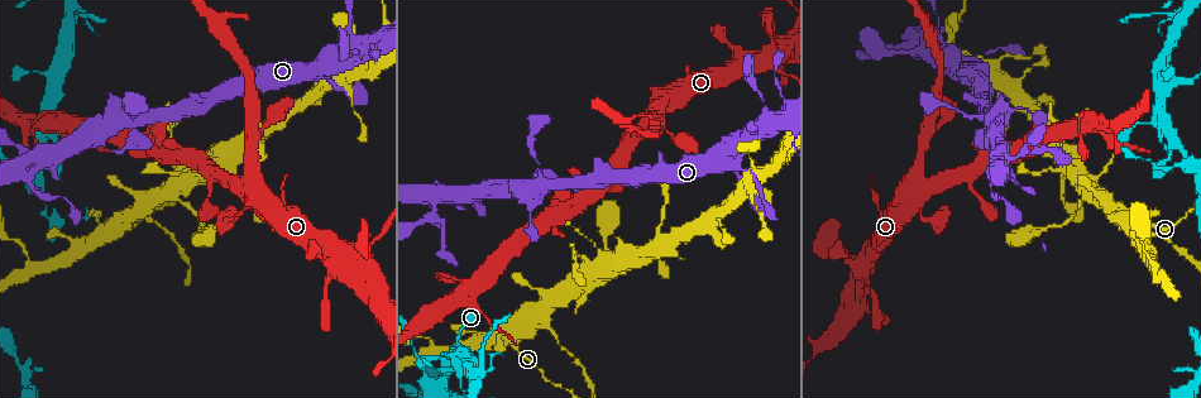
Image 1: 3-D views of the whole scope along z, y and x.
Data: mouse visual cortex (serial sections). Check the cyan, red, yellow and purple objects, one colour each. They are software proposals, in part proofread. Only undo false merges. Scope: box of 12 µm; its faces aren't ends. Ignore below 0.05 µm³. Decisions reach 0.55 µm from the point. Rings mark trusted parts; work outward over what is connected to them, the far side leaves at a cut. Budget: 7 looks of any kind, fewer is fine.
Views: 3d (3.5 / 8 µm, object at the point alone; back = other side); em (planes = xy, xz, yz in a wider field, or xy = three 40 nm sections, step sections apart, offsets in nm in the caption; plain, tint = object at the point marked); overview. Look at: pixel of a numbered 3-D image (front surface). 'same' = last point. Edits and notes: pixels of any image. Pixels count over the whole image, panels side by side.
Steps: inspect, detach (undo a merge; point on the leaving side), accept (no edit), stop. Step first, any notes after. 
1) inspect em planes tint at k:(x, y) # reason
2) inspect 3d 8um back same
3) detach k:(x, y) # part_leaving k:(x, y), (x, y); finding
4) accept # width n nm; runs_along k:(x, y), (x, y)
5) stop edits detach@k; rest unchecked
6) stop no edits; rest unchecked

inspect 3d 8um at 1:(1160, 79)

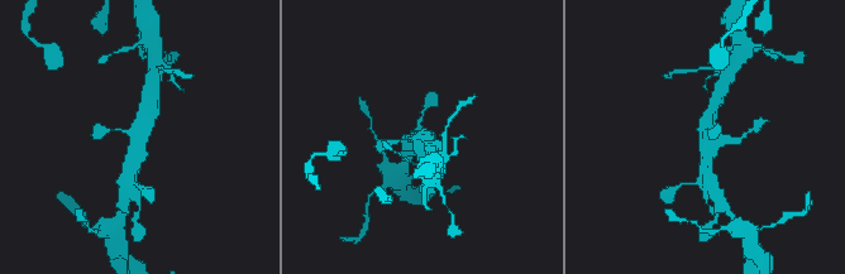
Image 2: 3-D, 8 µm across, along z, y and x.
inspect em xy step 2 tint at 2:(135, 141) # shape alone is not enough

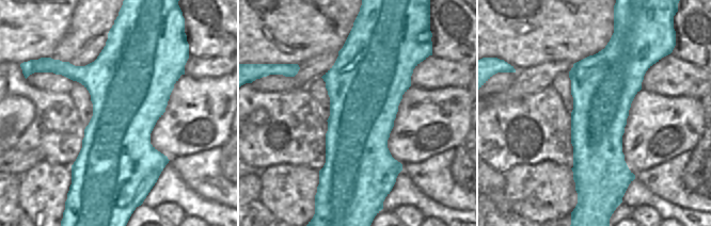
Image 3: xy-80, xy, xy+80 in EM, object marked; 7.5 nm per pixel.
accept # runs_along 2:(130, 176), (135, 138), (149, 107); all the same cell

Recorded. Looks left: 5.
inspect 3d 3.5um at 1:(367, 261) # a narrow waist

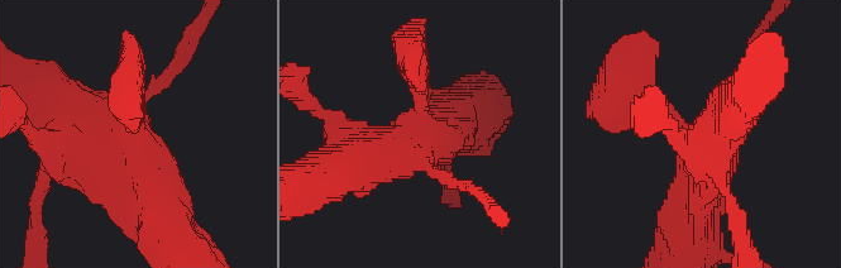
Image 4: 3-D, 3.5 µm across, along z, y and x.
inspect em xy step 2 tint at 4:(419, 121) # arms 4; arm_widths 150, 200, 600, 700 nm; now the EM

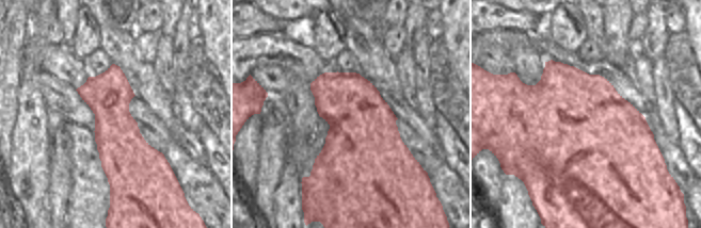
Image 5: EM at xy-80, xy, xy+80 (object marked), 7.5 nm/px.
accept # runs_along 4:(70, 111), (139, 153), (167, 228); one cell here

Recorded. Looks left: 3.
inspect 3d 8um at 1:(293, 108) # arms part here

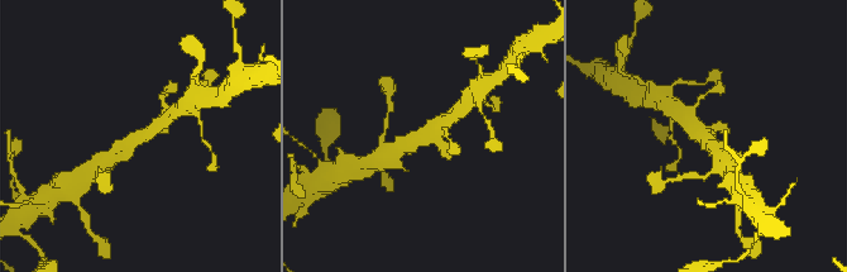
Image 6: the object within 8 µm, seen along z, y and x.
inspect em xy step 1 tint at 6:(426, 135) # need the tissue

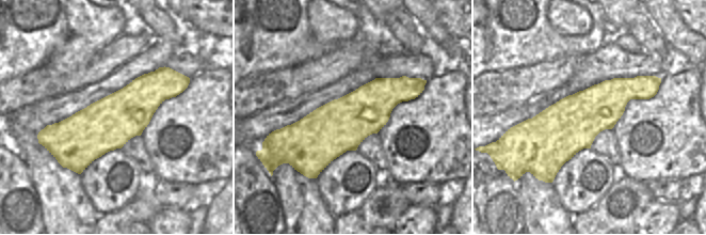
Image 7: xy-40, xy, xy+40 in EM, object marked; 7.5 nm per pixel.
accept # runs_along 7:(418, 89), (325, 134), (285, 134); one cell here

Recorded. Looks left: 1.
stop no edits; rest unchecked

